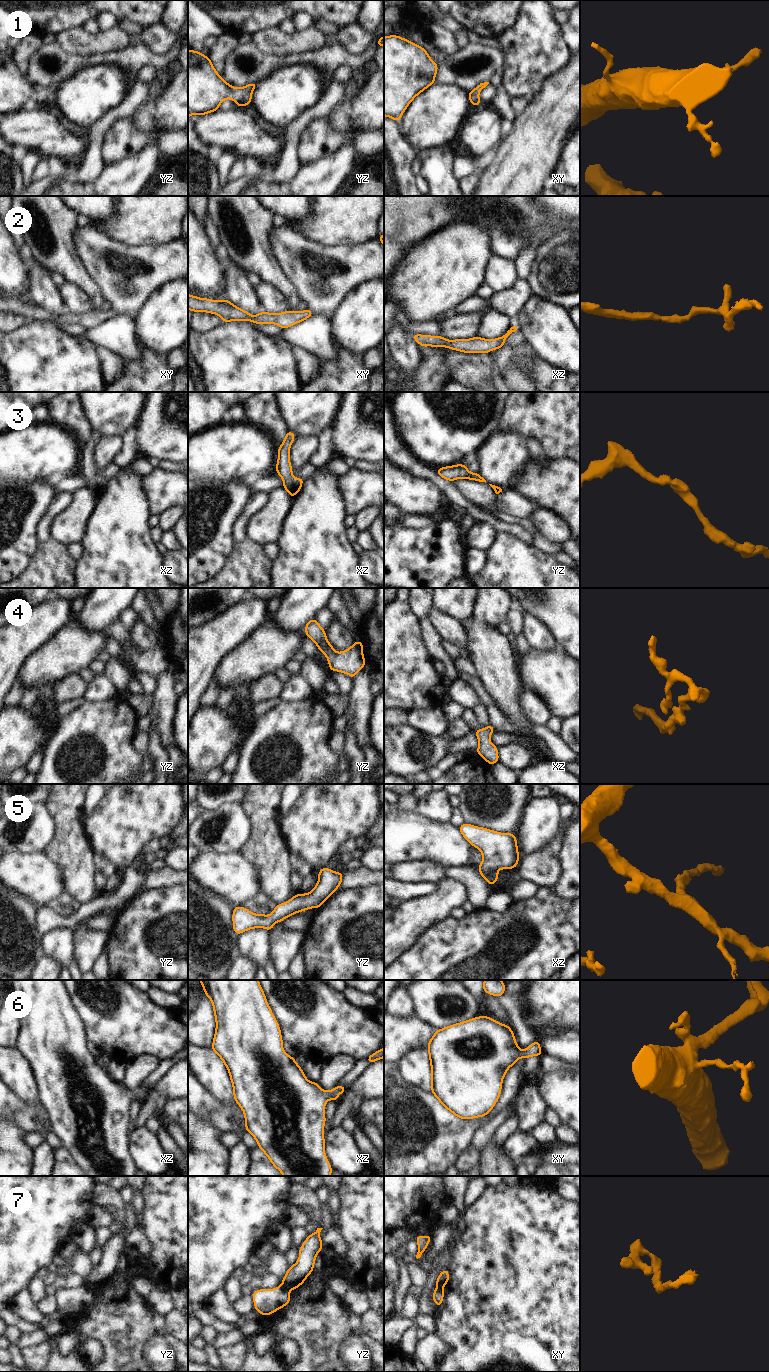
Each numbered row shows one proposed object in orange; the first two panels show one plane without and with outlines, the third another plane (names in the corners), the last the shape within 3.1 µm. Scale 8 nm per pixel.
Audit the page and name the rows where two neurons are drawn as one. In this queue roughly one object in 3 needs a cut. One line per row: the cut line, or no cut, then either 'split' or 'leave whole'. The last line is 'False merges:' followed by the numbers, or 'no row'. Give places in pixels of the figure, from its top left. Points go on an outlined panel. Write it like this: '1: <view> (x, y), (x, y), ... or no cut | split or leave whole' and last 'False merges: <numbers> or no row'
1: no cut | leave whole
2: no cut | leave whole
3: no cut | leave whole
4: no cut | leave whole
5: no cut | leave whole
6: no cut | leave whole
7: yz (283, 1284), (289, 1290) | split
False merges: 7

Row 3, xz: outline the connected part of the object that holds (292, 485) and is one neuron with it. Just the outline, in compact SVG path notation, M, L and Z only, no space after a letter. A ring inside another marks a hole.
M287 430L286 436L282 444L280 444L276 462L276 473L281 476L283 480L283 488L288 494L294 498L301 490L304 478L296 478L292 476L293 468L290 463L290 446L295 440L296 436L291 431Z

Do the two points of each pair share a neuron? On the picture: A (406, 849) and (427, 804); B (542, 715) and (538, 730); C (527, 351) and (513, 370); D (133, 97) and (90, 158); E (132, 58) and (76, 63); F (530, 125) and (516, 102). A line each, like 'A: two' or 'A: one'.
A: two
B: two
C: one
D: one
E: one
F: two

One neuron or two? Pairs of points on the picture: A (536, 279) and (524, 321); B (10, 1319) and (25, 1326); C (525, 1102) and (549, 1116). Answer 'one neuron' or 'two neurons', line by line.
A: two neurons
B: one neuron
C: two neurons

